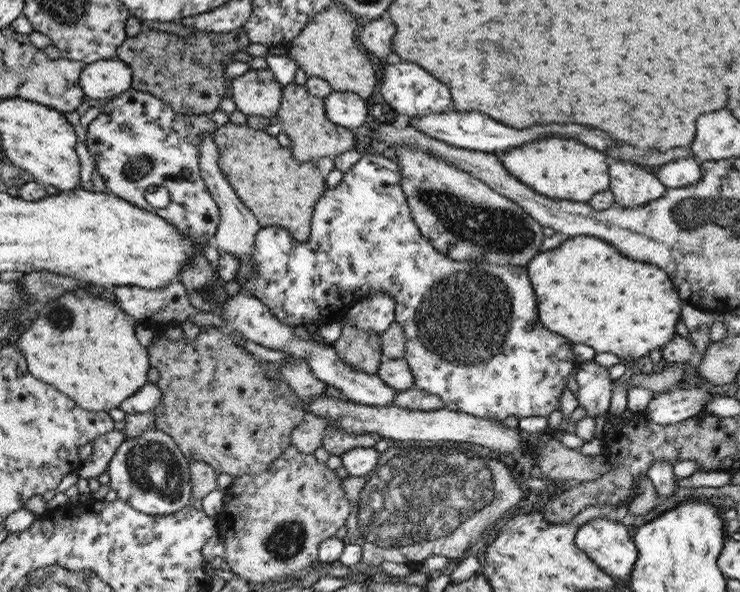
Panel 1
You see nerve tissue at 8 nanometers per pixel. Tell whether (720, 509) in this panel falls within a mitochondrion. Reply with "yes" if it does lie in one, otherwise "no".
no

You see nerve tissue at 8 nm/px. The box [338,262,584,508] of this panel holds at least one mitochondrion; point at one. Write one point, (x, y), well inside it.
(462, 319)

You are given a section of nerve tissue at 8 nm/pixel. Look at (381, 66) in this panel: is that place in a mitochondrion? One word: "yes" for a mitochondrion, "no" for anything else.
no

